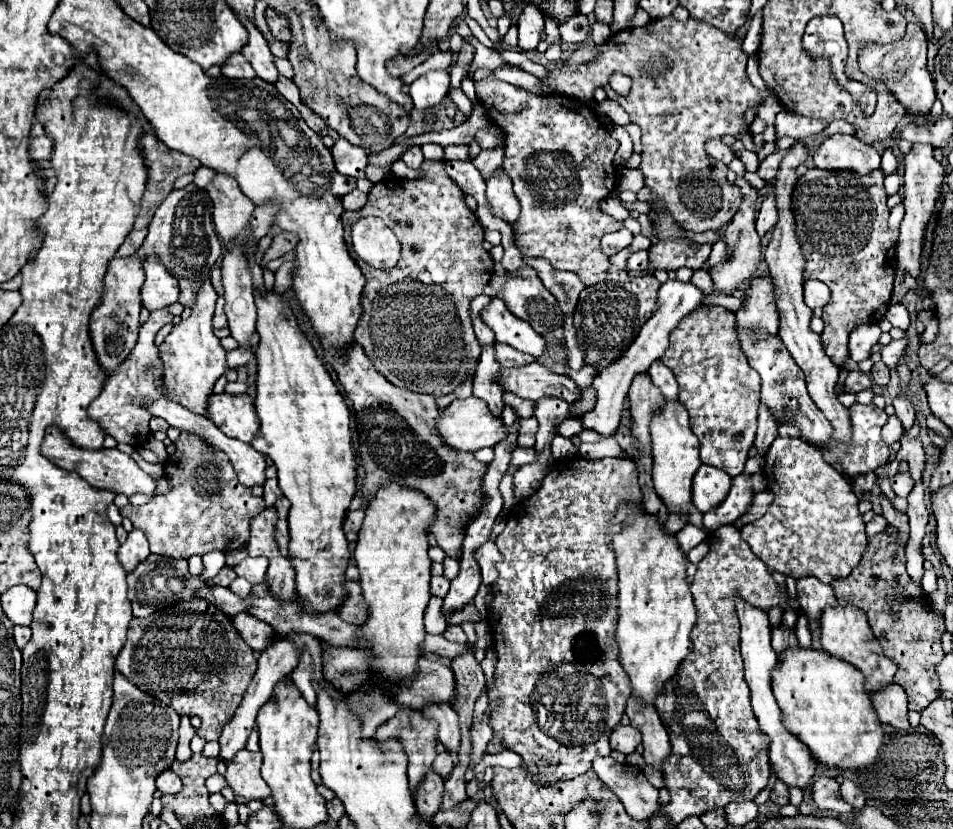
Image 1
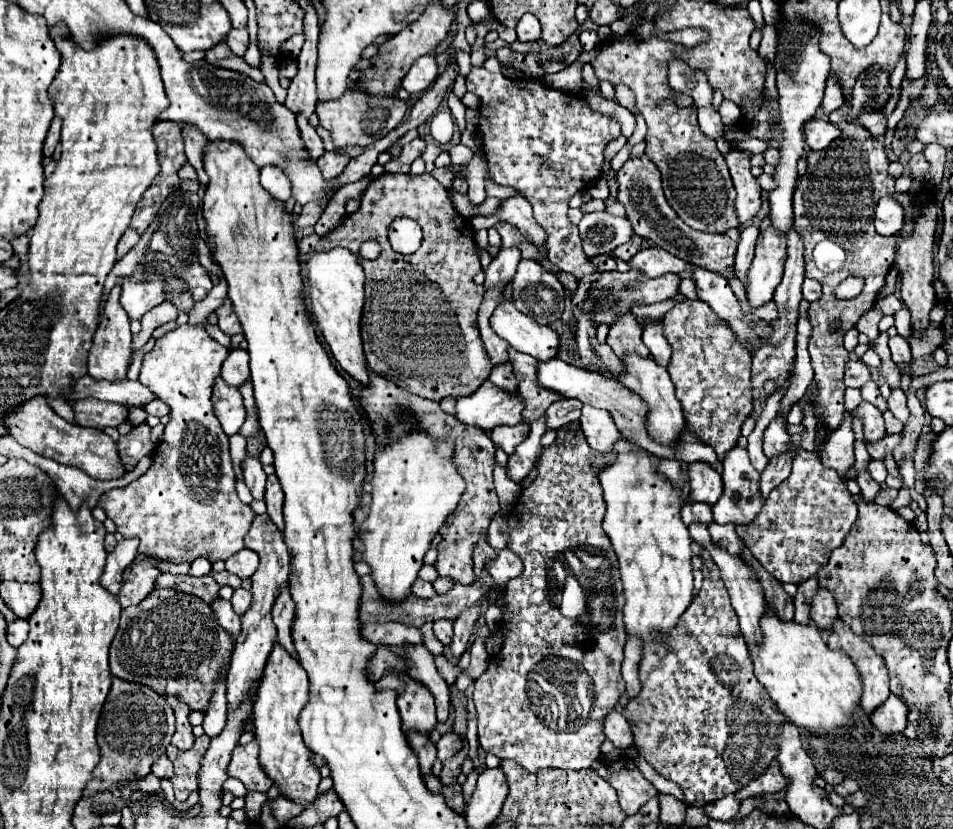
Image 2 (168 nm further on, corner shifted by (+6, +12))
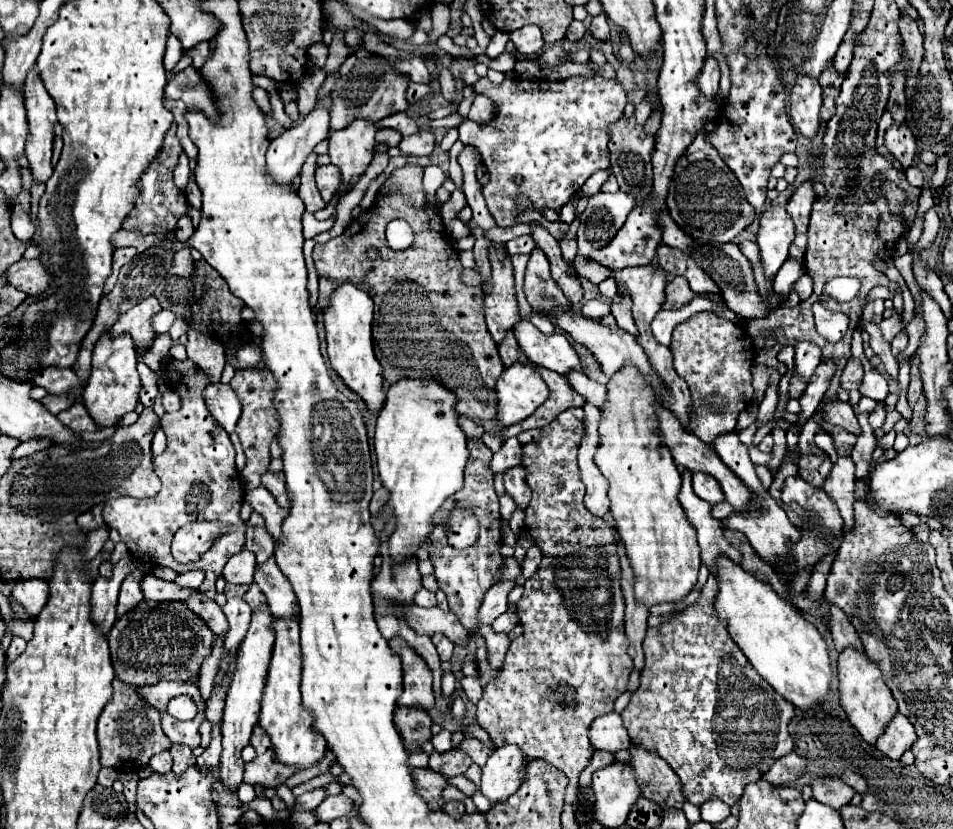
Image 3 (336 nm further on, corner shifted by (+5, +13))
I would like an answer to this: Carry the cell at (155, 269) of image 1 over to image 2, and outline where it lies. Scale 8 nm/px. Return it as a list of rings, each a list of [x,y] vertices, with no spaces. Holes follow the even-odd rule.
[[[123,280],[123,292],[121,292],[121,306],[125,308],[129,320],[141,320],[143,314],[155,306],[159,306],[165,300],[165,280],[155,282],[135,282],[135,280]]]

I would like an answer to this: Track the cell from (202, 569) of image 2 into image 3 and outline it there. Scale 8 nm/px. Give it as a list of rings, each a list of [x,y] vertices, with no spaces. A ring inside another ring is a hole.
[[[186,571],[186,573],[180,573],[176,577],[176,583],[180,587],[200,587],[202,581],[204,581],[204,573],[202,571]]]

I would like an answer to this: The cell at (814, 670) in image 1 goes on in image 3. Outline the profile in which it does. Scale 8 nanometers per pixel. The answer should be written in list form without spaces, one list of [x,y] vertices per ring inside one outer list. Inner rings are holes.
[[[728,559],[718,561],[718,597],[716,613],[728,621],[728,633],[748,657],[750,665],[764,677],[772,689],[798,709],[810,709],[822,703],[832,683],[832,663],[828,657],[826,641],[818,629],[792,609],[784,599],[754,575],[748,575],[740,565]]]

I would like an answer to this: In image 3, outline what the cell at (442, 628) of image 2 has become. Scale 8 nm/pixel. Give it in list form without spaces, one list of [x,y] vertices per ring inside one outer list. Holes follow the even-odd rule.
[[[432,635],[432,641],[438,649],[438,655],[442,661],[448,661],[452,657],[452,651],[454,651],[454,643],[450,639],[446,639],[446,635]]]

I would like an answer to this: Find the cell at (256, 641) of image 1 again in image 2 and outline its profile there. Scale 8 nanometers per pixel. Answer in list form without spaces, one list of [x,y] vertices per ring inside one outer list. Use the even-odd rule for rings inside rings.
[[[217,598],[211,602],[211,608],[217,616],[217,622],[221,624],[223,630],[227,630],[231,636],[239,636],[239,628],[241,628],[241,618],[235,616],[229,600],[223,600],[223,598]]]

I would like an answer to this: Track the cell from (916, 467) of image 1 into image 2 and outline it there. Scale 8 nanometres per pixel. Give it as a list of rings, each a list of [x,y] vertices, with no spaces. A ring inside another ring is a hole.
[[[893,388],[887,404],[889,404],[891,414],[905,424],[907,418],[909,418],[909,410],[907,410],[907,406],[905,406],[905,392],[903,392],[901,388]]]

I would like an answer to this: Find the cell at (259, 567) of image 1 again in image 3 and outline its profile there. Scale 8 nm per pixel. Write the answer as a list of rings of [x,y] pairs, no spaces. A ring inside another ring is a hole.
[[[248,549],[232,555],[224,567],[224,579],[236,585],[250,585],[256,571],[256,559]]]

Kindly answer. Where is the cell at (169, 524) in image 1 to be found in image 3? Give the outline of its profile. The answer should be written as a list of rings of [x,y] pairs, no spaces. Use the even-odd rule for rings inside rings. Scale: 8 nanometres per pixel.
[[[168,359],[164,365],[166,379],[170,387],[180,395],[182,407],[176,413],[166,413],[160,421],[168,445],[162,455],[154,457],[154,471],[162,481],[158,495],[150,499],[136,497],[116,497],[104,503],[104,523],[118,529],[120,539],[128,545],[130,555],[140,563],[170,567],[178,573],[202,569],[206,579],[200,587],[210,599],[216,597],[216,579],[222,573],[226,561],[244,547],[246,521],[240,517],[242,507],[242,487],[238,481],[238,471],[234,465],[234,447],[228,433],[216,423],[212,413],[208,413],[204,403],[204,389],[212,383],[210,375],[200,369],[192,359]],[[194,521],[220,521],[228,525],[228,531],[216,539],[216,543],[190,565],[180,565],[172,553],[170,543],[178,527]]]

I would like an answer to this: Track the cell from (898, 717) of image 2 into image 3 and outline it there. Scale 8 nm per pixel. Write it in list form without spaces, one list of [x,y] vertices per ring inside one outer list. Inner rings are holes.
[[[896,713],[894,719],[890,719],[888,727],[884,729],[884,733],[880,735],[880,739],[876,741],[876,747],[890,759],[900,759],[902,753],[912,747],[912,743],[916,741],[916,731],[912,727],[912,723],[908,721],[908,717],[904,717],[902,713]]]

